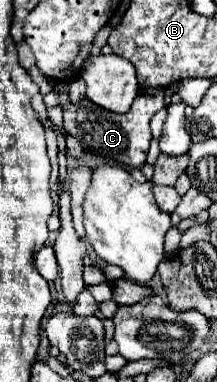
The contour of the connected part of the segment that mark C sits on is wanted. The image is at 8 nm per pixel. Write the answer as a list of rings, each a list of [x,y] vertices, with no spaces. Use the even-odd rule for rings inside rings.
[[[146,88],[134,100],[130,112],[114,114],[108,112],[90,100],[82,100],[80,104],[68,104],[64,108],[64,130],[72,134],[84,148],[86,154],[98,154],[100,158],[88,158],[90,166],[94,168],[100,162],[106,164],[120,164],[128,168],[140,168],[146,162],[148,146],[152,140],[150,134],[150,118],[162,110],[164,104],[164,90],[162,88]]]

